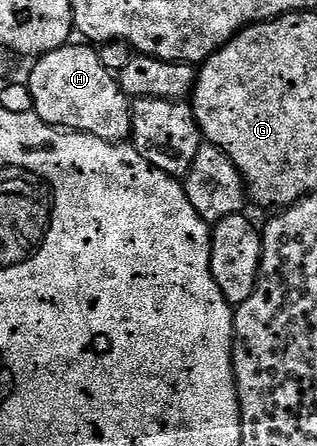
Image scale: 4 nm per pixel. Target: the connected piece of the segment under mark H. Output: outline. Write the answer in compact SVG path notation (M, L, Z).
M70 42L64 48L36 57L27 83L33 99L33 111L44 124L70 132L86 132L112 144L128 141L133 135L130 97L117 83L116 75L101 61L96 47Z

